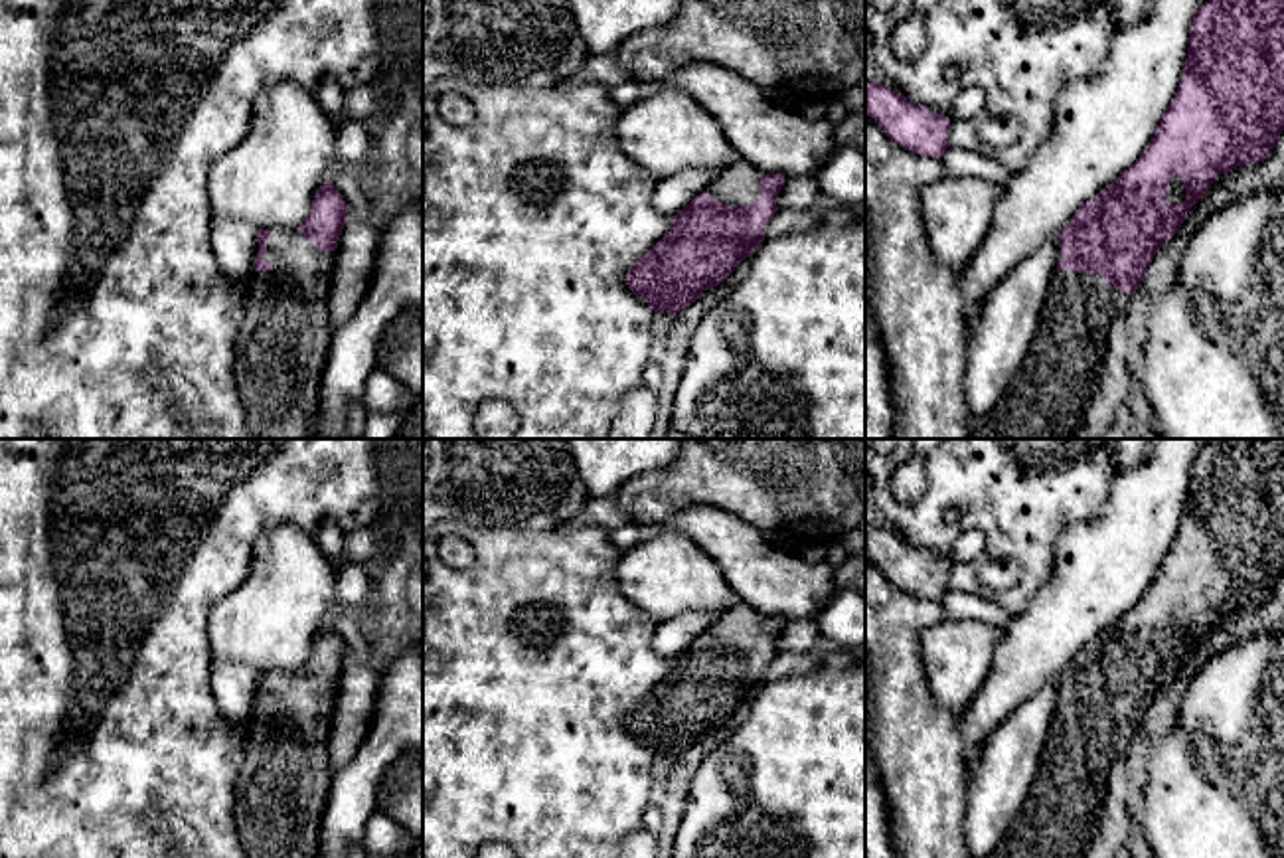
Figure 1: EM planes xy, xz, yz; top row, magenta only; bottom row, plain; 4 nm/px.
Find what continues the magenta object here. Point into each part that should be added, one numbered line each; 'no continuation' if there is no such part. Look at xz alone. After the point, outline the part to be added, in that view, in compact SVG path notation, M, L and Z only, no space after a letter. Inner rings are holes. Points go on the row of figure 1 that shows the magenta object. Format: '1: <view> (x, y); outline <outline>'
1: xz (739, 184); outline M737 160L723 174L715 176L703 192L733 208L753 204L761 200L761 176L759 168Z

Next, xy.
1: xy (283, 343); outline M271 229L263 251L273 269L253 271L245 291L235 354L239 395L247 425L263 439L310 439L332 340L328 295L336 251L320 251L300 229Z

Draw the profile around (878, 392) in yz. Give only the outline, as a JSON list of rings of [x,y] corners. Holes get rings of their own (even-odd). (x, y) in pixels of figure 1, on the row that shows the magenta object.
[[[865,308],[865,439],[893,439],[893,393],[887,358],[871,312]]]

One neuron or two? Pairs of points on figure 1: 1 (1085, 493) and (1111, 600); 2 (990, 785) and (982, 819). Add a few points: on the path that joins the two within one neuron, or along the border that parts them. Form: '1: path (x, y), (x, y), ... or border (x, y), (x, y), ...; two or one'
1: border (1115, 479), (1103, 511), (1073, 522), (1053, 546); two
2: path (990, 793), (990, 811); one

